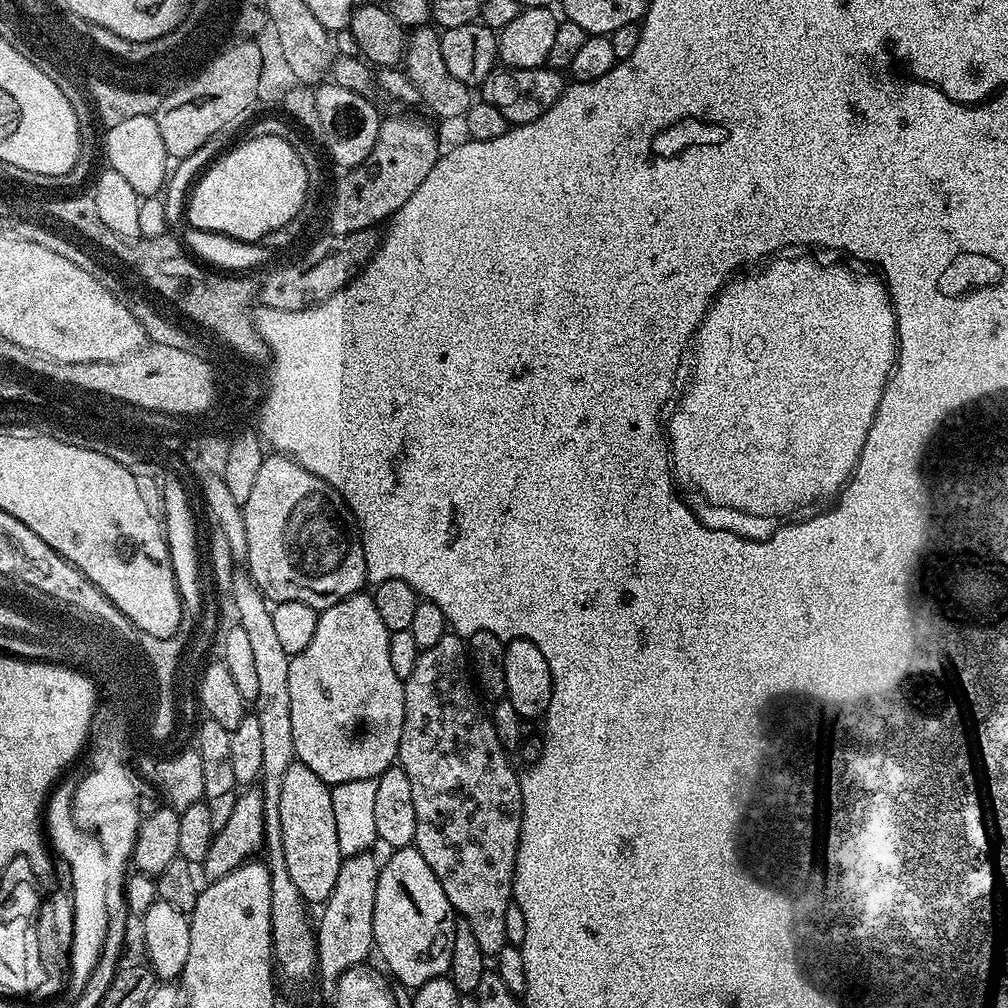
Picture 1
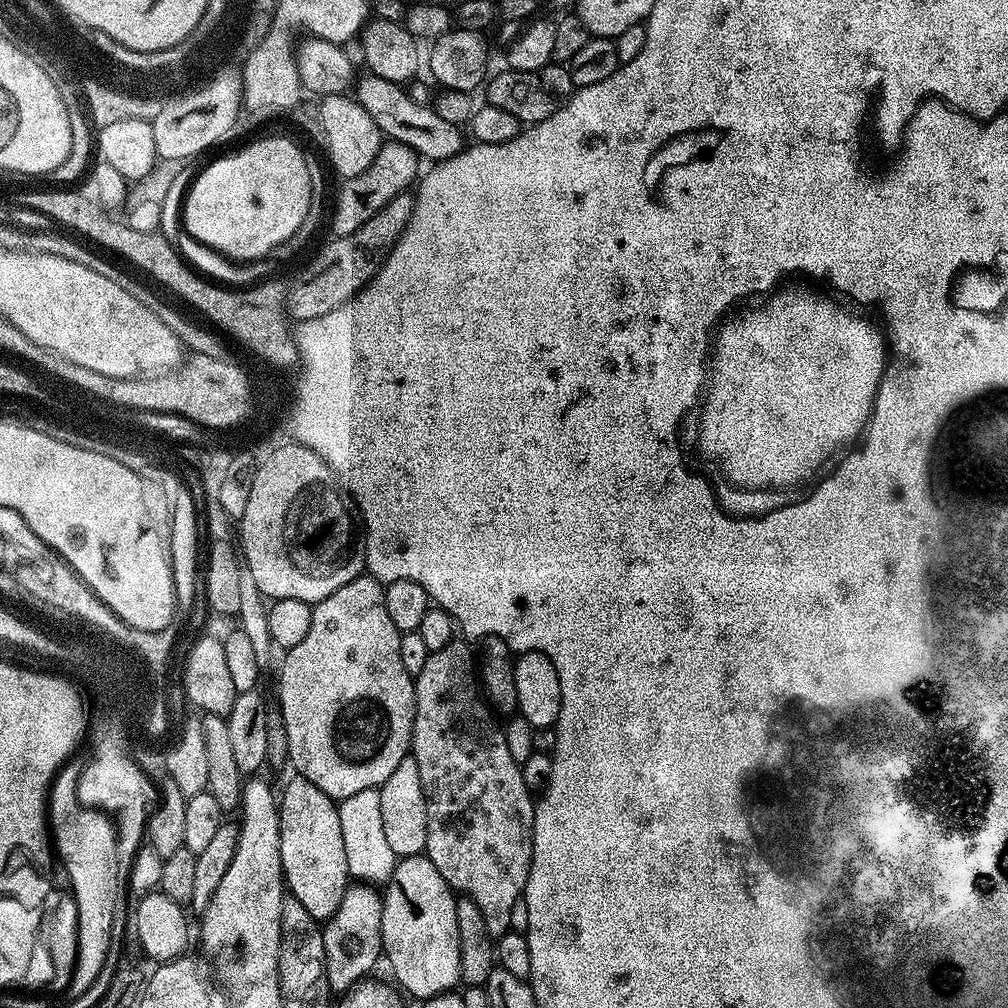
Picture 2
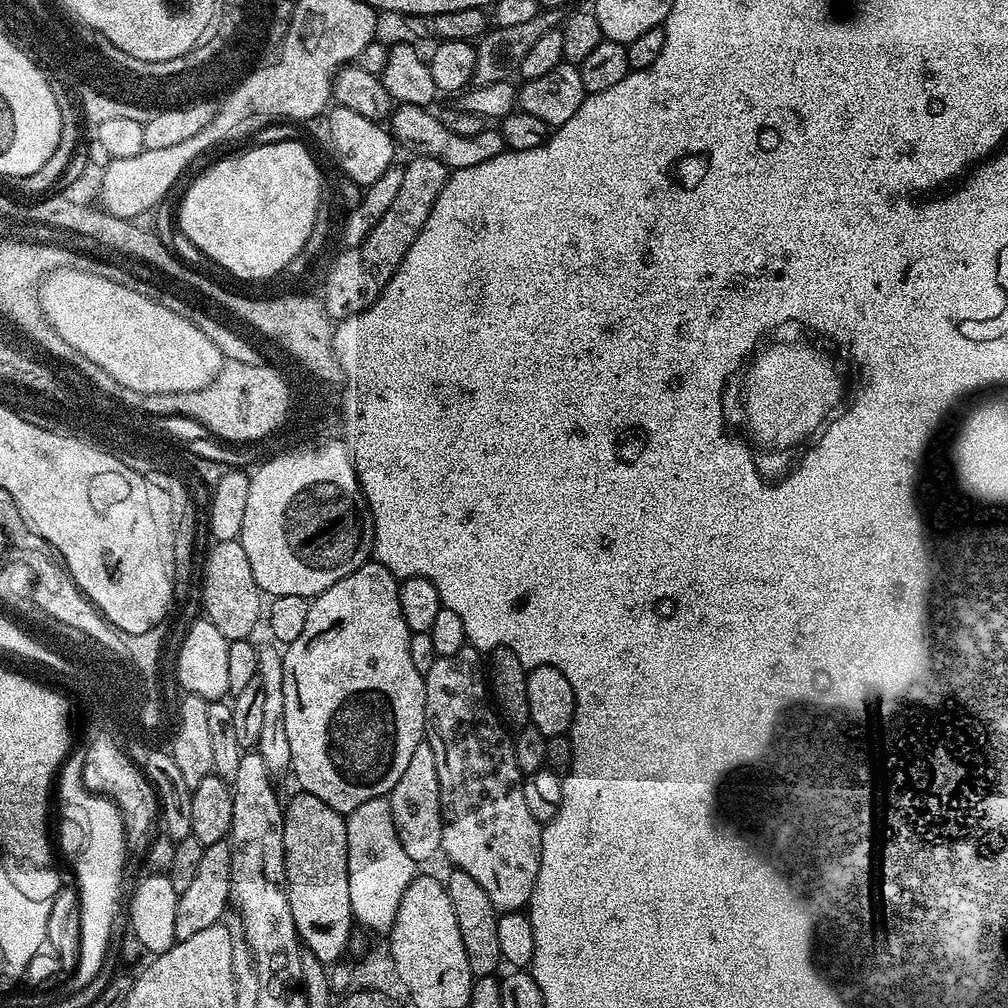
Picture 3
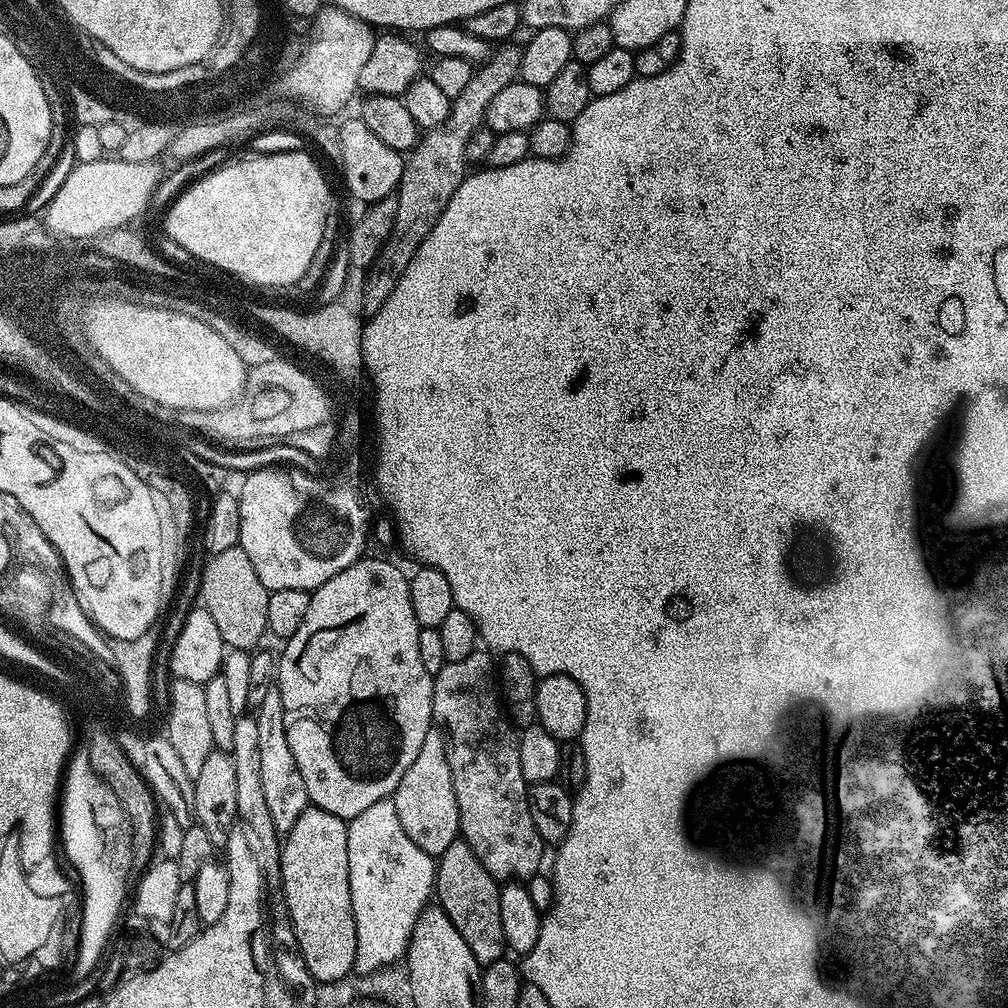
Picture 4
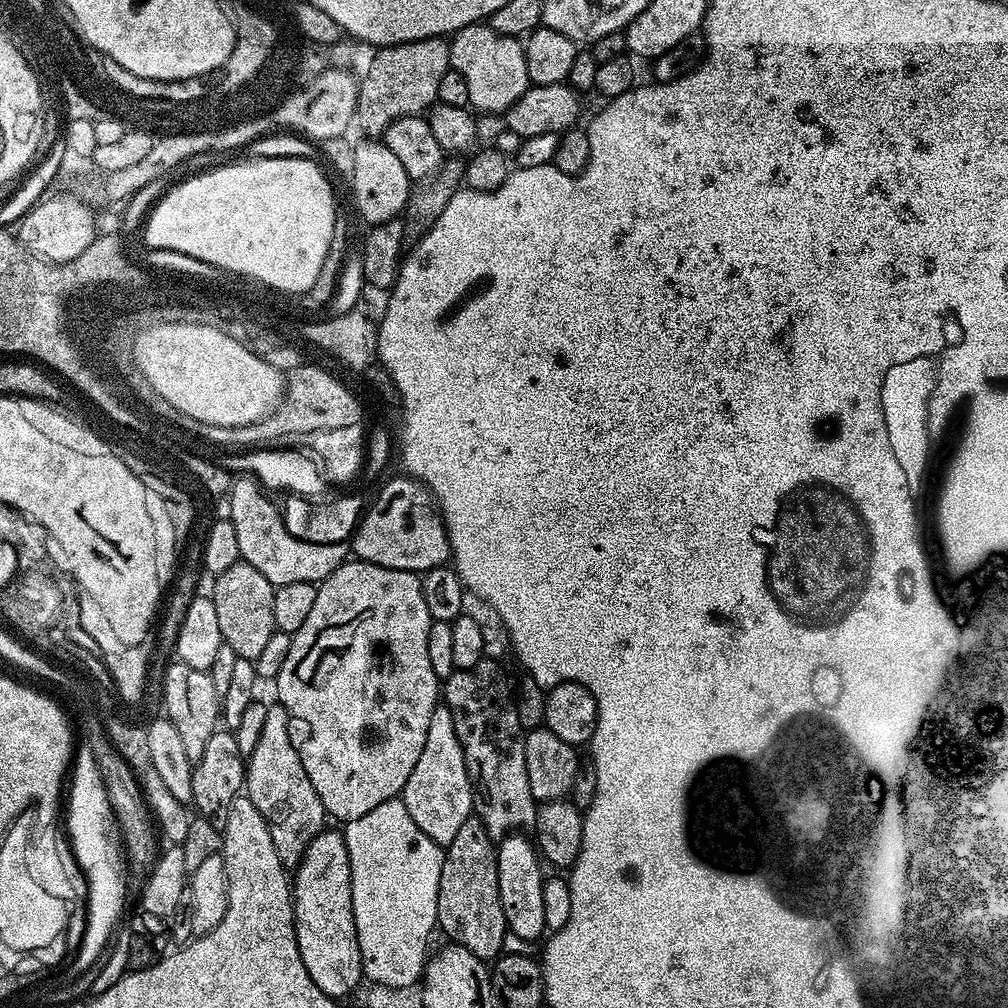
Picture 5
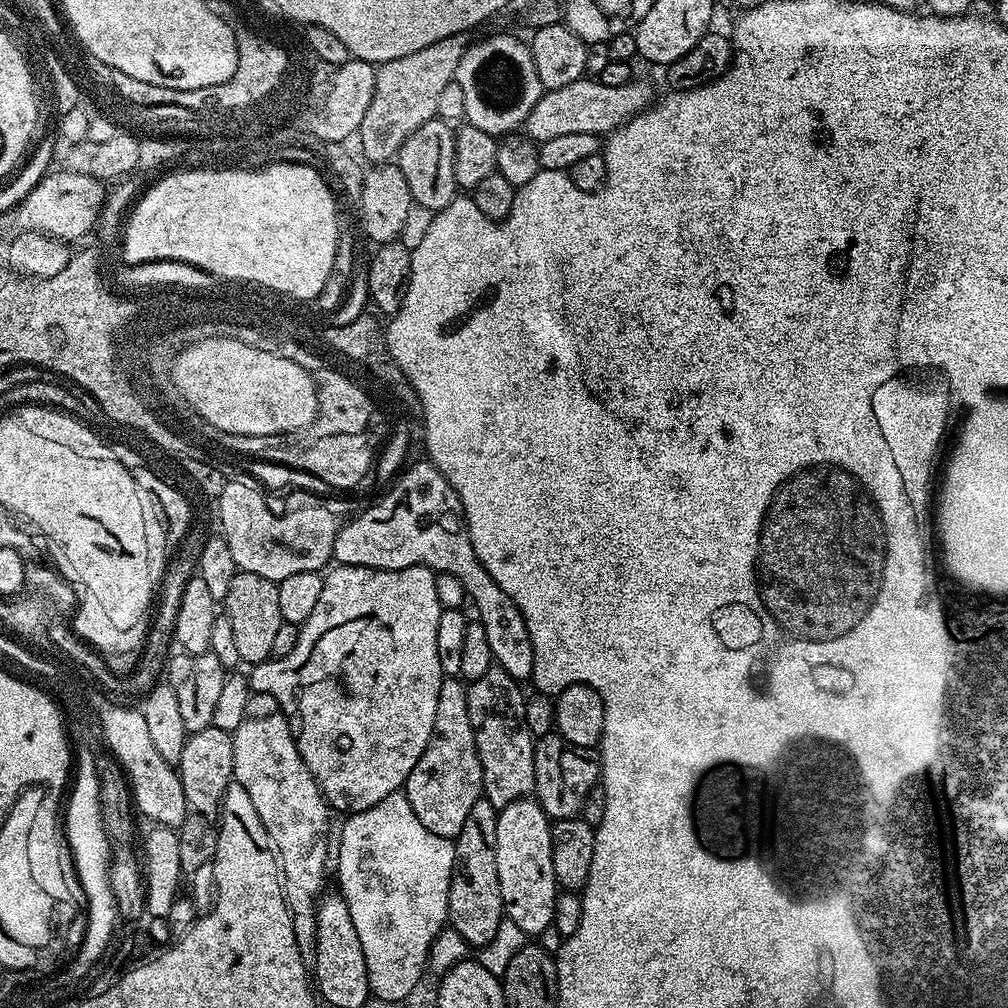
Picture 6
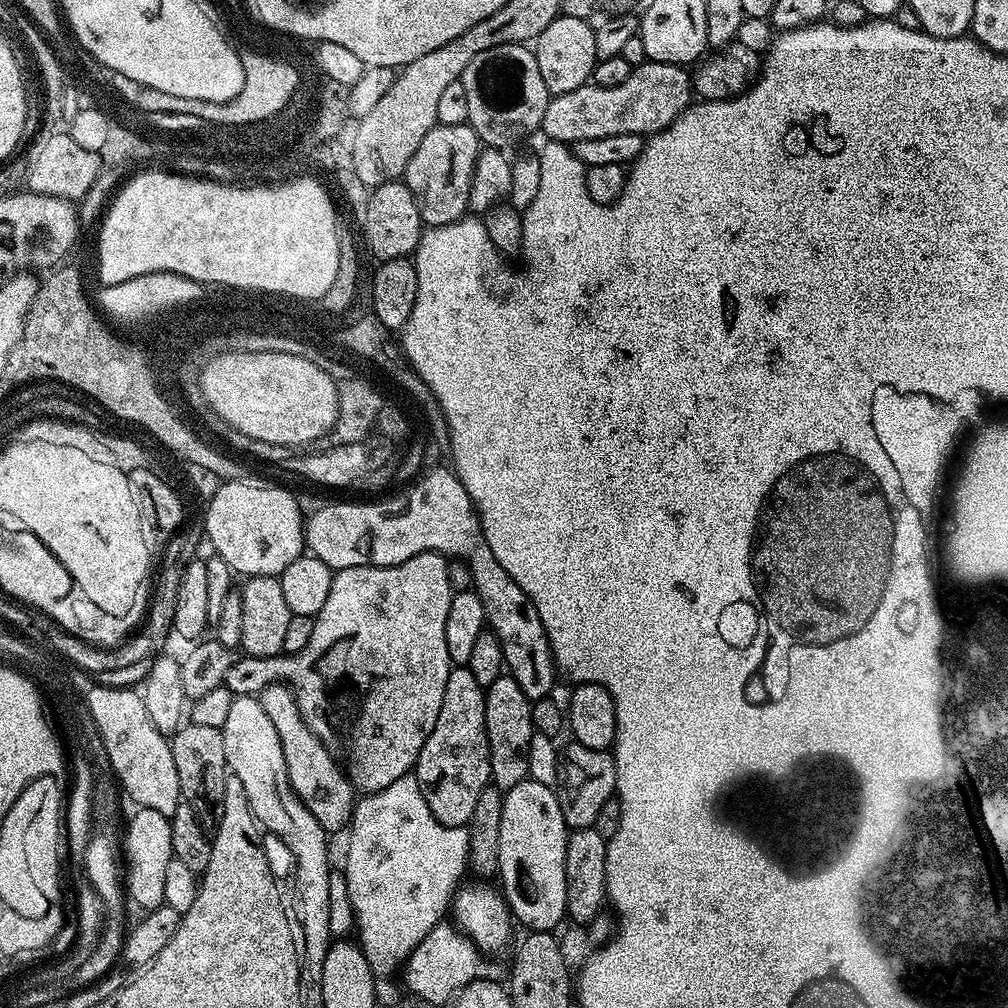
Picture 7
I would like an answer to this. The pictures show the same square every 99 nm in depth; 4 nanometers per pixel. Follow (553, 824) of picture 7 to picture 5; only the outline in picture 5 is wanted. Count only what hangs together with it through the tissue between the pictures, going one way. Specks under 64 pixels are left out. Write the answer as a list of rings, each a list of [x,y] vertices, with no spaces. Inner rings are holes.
[[[509,834],[499,841],[496,865],[502,914],[506,914],[509,932],[529,942],[539,941],[545,935],[544,927],[548,924],[548,908],[544,905],[544,872],[540,864],[542,857],[536,844],[529,837],[527,840],[524,834]]]

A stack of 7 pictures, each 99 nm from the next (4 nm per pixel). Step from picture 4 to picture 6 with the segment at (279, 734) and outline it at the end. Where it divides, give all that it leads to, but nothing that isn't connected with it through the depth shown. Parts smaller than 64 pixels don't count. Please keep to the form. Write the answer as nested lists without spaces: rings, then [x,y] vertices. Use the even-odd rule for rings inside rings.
[[[277,714],[266,718],[244,720],[242,726],[232,733],[234,742],[235,783],[250,794],[250,802],[254,802],[254,810],[258,810],[258,818],[268,835],[268,843],[274,849],[274,855],[280,865],[286,906],[290,910],[290,922],[294,925],[294,942],[298,942],[298,954],[302,954],[302,962],[312,966],[316,963],[316,905],[325,891],[324,867],[330,864],[330,848],[328,852],[328,812],[330,805],[324,799],[324,793],[310,774],[306,762],[296,745],[293,725],[287,716]]]

